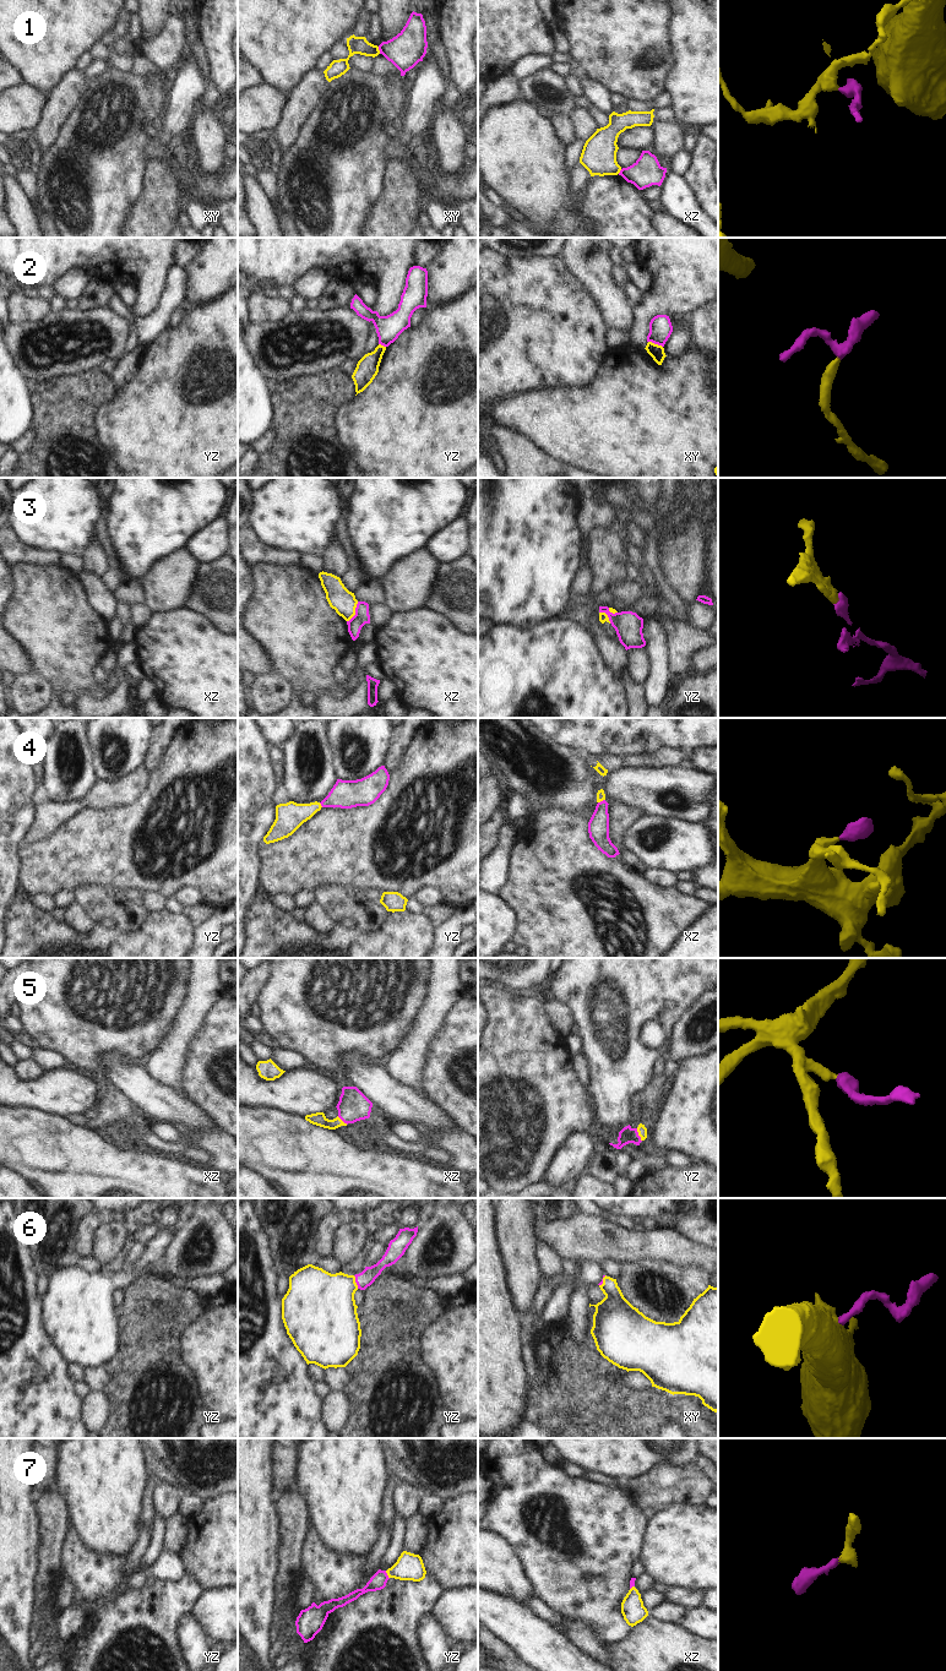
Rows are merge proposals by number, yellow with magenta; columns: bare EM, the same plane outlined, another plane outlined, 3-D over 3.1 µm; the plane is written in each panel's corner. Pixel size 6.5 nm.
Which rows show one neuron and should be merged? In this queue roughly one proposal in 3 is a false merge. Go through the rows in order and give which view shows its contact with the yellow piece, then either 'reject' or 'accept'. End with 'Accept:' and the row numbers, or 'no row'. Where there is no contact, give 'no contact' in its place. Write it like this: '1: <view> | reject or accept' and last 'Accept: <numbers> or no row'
1: xy | reject
2: xy | reject
3: xz | reject
4: xz | accept
5: yz | accept
6: yz | accept
7: yz | accept
Accept: 4, 5, 6, 7

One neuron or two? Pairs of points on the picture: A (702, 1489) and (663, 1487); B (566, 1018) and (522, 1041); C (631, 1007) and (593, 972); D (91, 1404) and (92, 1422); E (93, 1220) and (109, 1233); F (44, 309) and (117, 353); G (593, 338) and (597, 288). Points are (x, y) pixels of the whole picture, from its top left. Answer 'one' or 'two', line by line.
A: one
B: two
C: one
D: one
E: two
F: two
G: two

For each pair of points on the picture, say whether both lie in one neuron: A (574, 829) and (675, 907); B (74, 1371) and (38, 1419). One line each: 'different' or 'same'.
A: same
B: different

